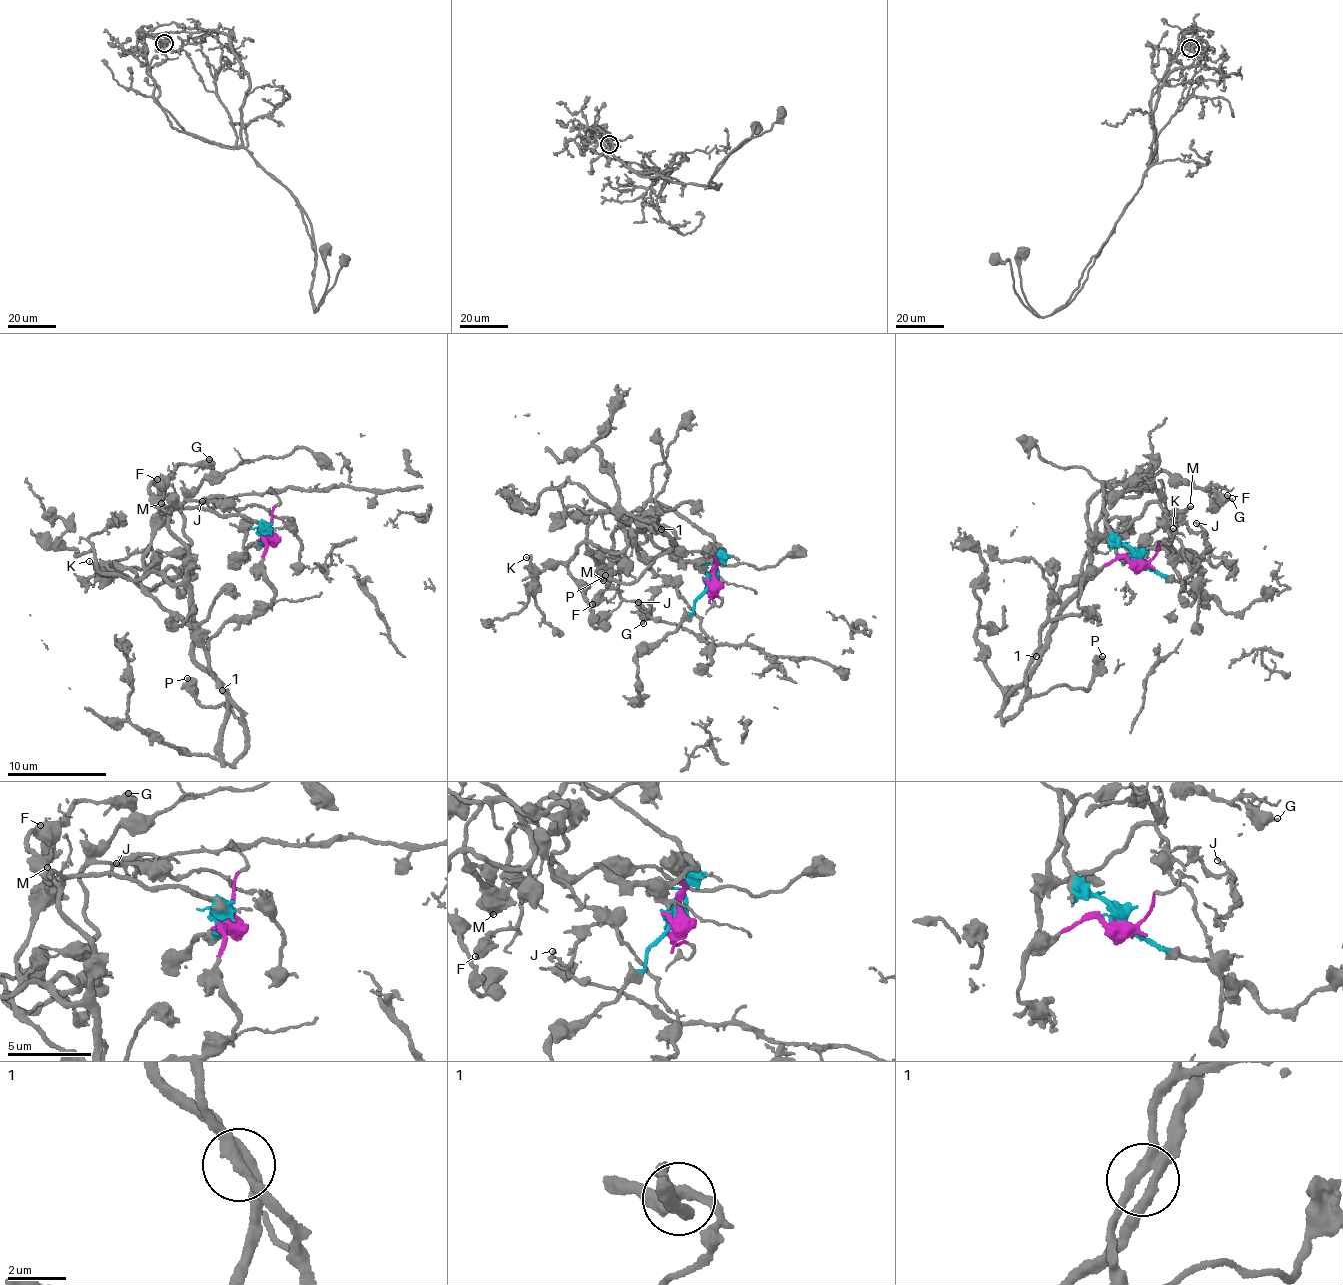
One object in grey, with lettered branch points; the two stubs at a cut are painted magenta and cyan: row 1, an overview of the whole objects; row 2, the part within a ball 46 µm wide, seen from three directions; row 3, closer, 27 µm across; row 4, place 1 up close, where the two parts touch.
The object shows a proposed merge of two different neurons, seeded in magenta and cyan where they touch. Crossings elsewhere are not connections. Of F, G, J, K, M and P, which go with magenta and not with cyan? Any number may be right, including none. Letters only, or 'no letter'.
M, P

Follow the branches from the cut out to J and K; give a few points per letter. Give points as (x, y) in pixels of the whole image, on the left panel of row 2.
J: (266, 535), (245, 516), (174, 509), (169, 527), (188, 555), (182, 507), (222, 497), (215, 505), (201, 501)
K: (266, 535), (245, 516), (174, 509), (179, 582), (168, 567), (175, 577), (141, 588), (89, 560)

